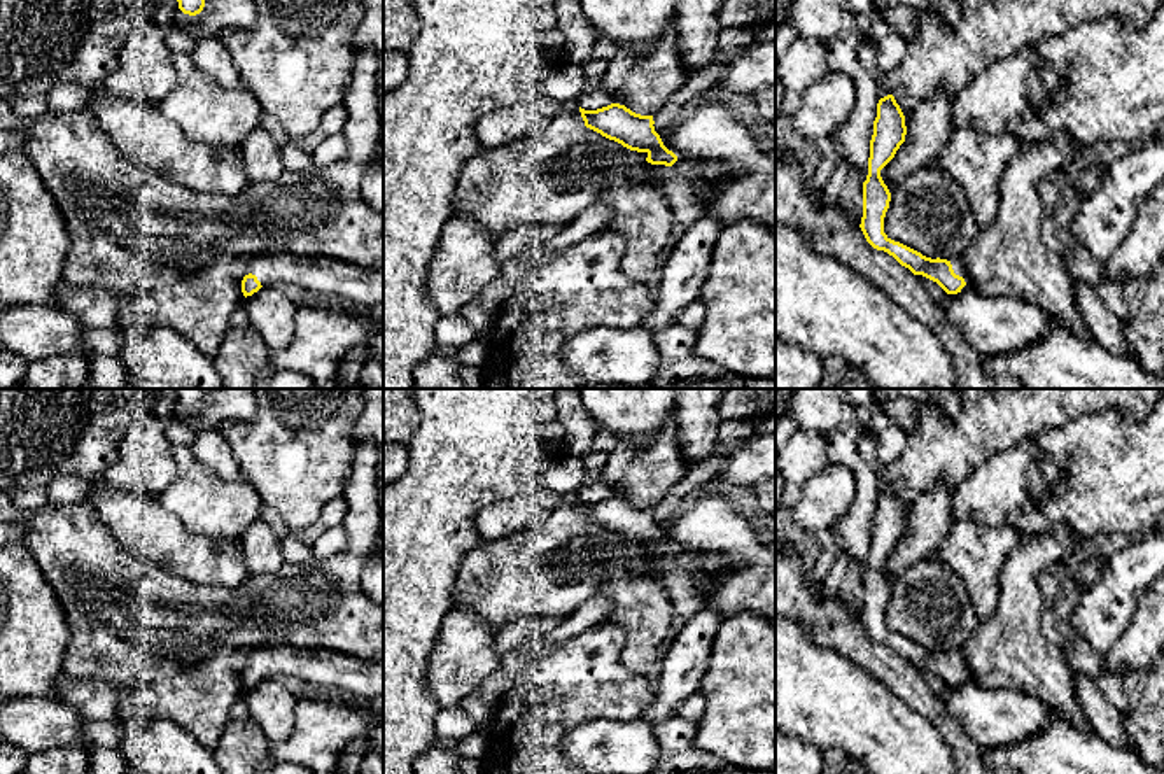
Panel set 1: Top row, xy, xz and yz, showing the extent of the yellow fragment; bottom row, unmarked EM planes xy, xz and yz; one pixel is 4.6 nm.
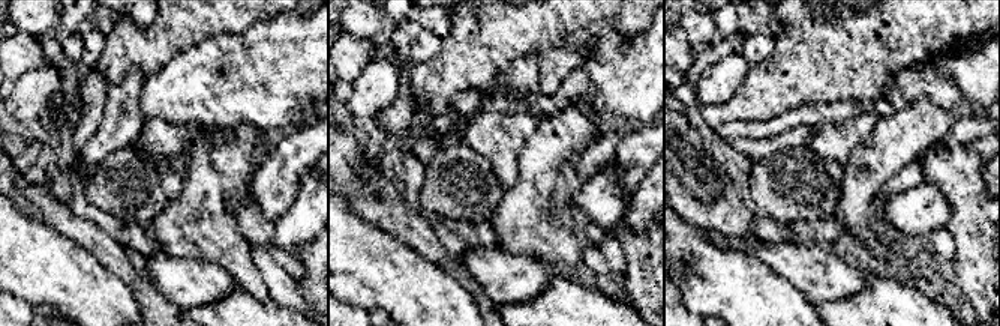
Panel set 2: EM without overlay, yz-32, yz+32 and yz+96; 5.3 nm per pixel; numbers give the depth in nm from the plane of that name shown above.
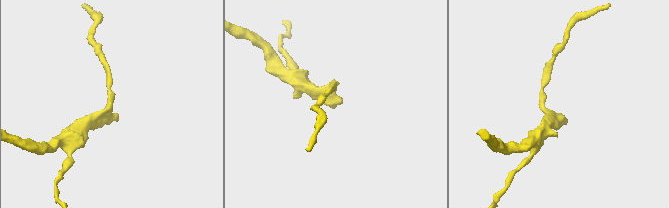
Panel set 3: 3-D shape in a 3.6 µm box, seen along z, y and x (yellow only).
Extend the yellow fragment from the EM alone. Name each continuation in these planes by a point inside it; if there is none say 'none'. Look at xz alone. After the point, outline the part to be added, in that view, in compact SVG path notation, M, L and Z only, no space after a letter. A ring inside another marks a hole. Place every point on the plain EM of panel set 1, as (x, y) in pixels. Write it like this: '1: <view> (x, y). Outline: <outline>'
1: xz (687, 576). Outline: M681 550L663 567L648 569L646 576L667 590L674 613L688 620L705 608L705 590L728 567L730 560L723 555Z

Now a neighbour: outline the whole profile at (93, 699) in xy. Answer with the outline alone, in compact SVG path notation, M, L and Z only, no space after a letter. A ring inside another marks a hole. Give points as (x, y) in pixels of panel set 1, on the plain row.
M61 672L54 679L58 700L72 706L82 720L119 720L124 702L119 690L102 679L72 678Z

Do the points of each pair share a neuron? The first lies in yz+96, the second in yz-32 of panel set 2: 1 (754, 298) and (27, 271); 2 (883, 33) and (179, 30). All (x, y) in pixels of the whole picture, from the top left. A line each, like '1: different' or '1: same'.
1: same
2: same

